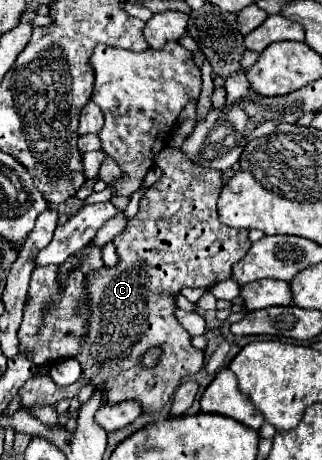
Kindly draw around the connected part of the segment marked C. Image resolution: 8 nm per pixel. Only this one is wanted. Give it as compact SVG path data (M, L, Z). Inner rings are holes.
M164 148L154 158L156 166L164 170L164 176L146 190L146 194L140 200L138 214L128 222L128 228L120 236L116 236L114 246L120 254L120 264L114 268L100 268L98 272L92 272L88 276L88 294L90 294L90 330L84 340L84 372L82 378L68 386L60 388L54 384L50 374L36 374L24 388L20 388L20 398L24 408L30 408L34 404L56 404L64 398L74 398L78 390L86 384L106 384L108 388L108 404L124 402L124 400L138 400L142 404L144 412L156 412L160 410L174 390L188 378L194 376L204 366L204 352L196 350L190 344L190 334L178 324L174 318L174 294L184 287L202 288L214 286L222 280L228 280L232 274L232 264L238 262L250 248L248 230L236 230L218 220L216 214L216 200L222 190L222 172L214 168L200 168L200 164L188 164L184 160L184 152L180 148ZM160 346L164 354L160 356L160 362L156 368L140 368L138 360L140 356L152 348Z

